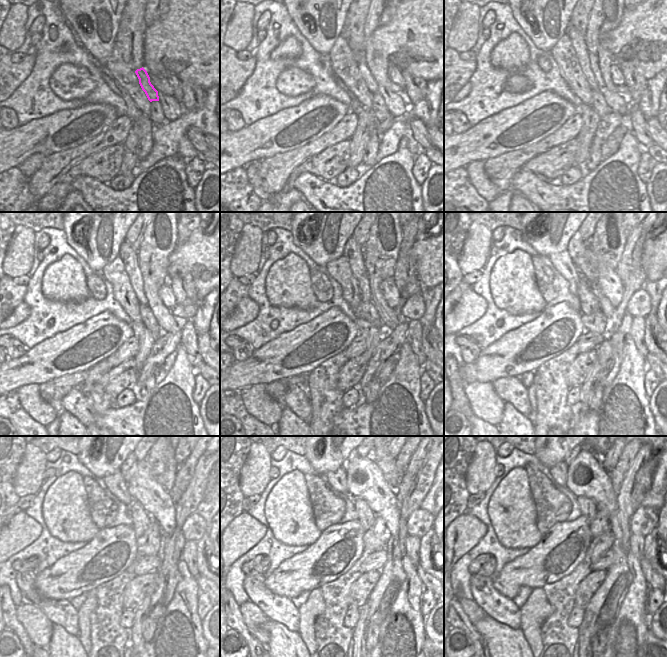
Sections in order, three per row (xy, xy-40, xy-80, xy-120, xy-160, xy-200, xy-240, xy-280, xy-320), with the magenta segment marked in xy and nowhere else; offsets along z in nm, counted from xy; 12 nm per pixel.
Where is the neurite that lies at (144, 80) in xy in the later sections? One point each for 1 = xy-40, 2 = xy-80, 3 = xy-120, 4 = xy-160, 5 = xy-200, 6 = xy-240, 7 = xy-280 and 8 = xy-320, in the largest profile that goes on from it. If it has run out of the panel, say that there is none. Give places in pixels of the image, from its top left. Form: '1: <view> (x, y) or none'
1: xy-40 (359, 57)
2: xy-80 (578, 42)
3: xy-120 (129, 257)
4: xy-160 (353, 252)
5: xy-200 (576, 246)
6: xy-240 (131, 459)
7: xy-280 (351, 456)
8: xy-320 (572, 456)

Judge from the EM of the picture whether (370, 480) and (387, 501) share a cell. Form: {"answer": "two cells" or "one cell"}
{"answer": "one cell"}

